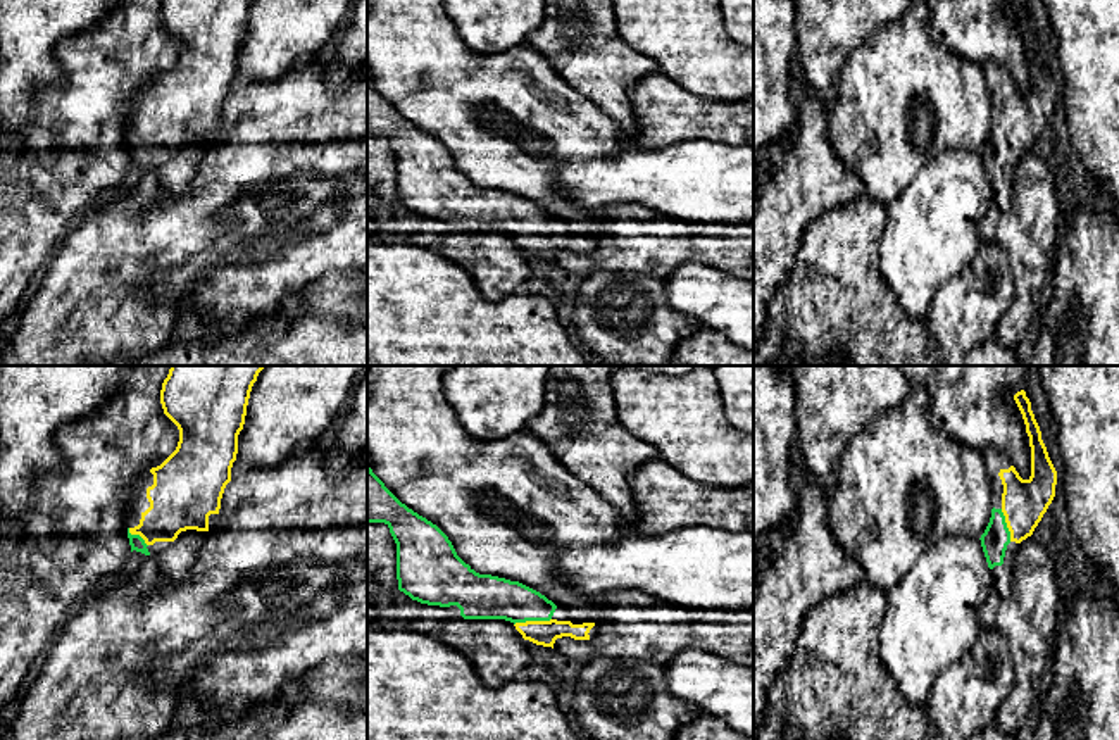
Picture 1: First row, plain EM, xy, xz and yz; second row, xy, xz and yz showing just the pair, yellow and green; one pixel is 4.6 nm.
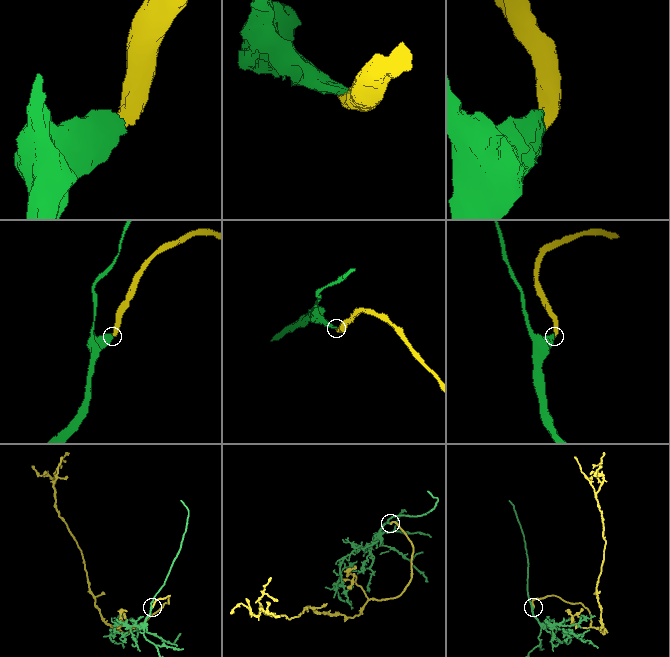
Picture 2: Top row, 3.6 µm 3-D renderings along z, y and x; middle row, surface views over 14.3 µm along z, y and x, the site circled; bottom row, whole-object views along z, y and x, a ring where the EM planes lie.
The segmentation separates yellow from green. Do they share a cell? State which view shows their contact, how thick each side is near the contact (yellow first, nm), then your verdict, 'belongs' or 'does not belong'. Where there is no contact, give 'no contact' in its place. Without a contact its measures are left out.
meets yellow in xz; 120 nm thick on the yellow side, 200 nm on the other; belongs

